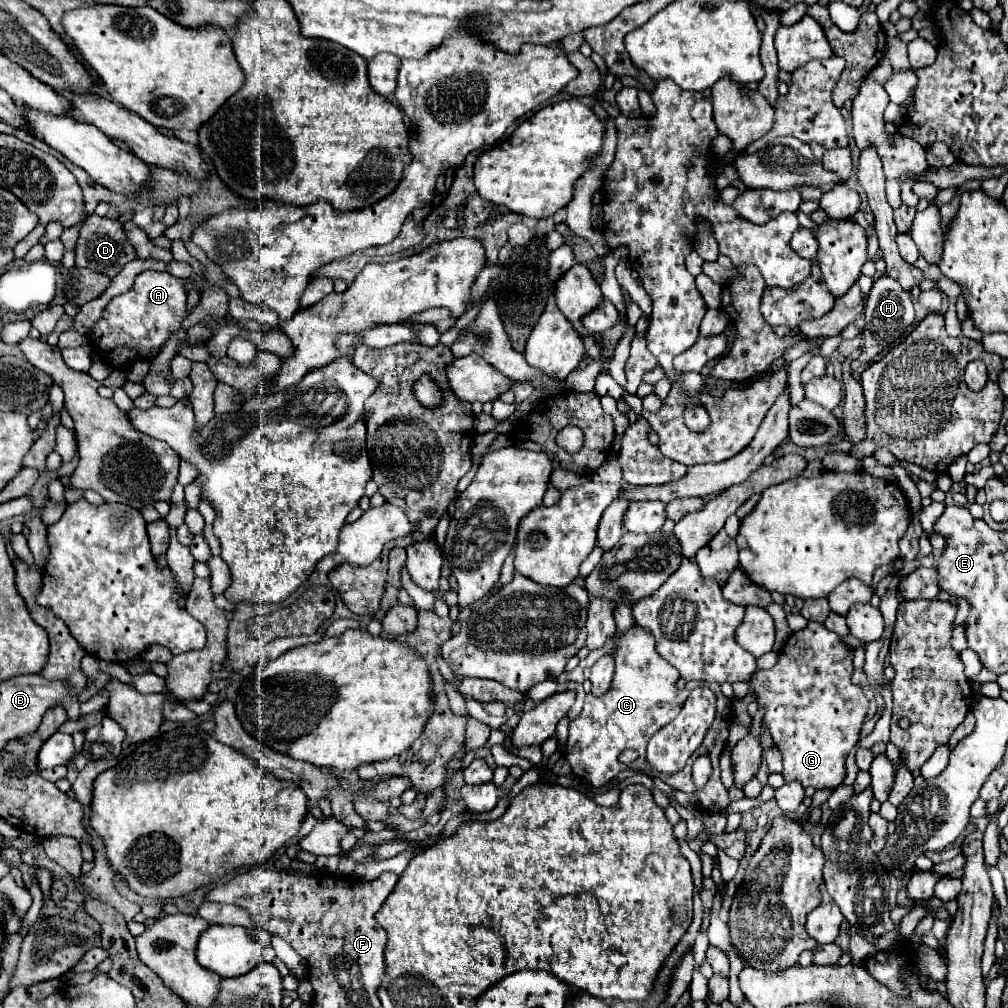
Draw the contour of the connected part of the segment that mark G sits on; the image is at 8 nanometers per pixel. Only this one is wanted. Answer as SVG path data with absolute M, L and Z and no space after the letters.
M809 622L805 630L789 636L783 646L777 664L771 670L757 670L751 678L751 688L757 694L759 706L765 708L763 722L769 726L775 746L783 754L783 778L785 782L801 782L803 788L813 786L817 790L837 788L845 774L845 760L853 746L859 742L859 732L867 716L869 700L865 692L851 684L853 674L853 650L847 648L837 634L827 630L819 622Z

